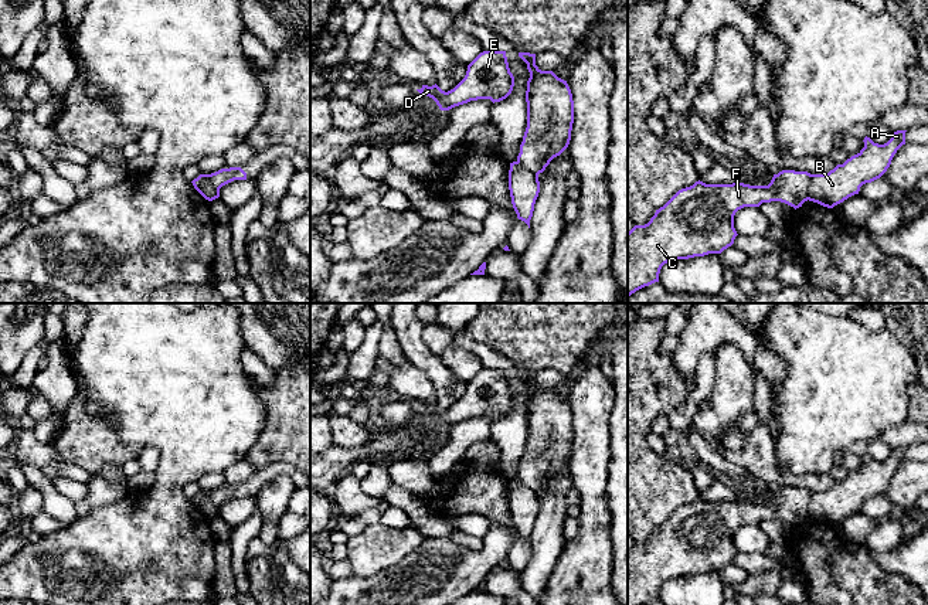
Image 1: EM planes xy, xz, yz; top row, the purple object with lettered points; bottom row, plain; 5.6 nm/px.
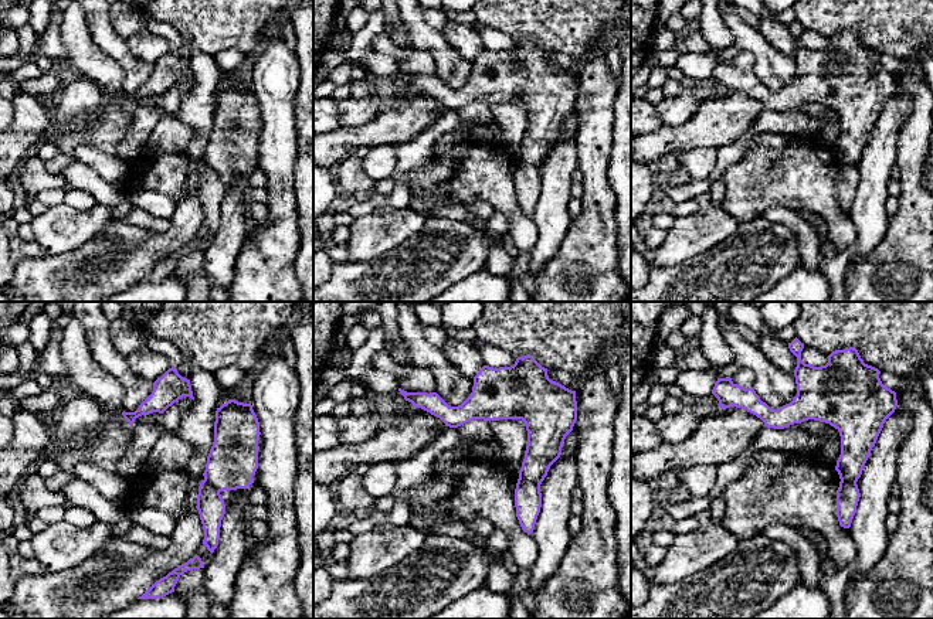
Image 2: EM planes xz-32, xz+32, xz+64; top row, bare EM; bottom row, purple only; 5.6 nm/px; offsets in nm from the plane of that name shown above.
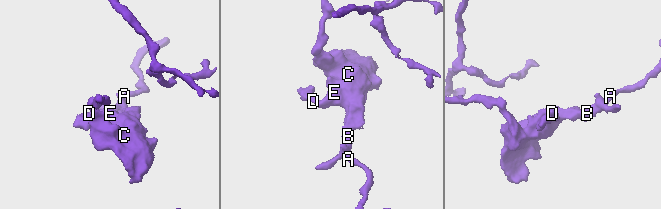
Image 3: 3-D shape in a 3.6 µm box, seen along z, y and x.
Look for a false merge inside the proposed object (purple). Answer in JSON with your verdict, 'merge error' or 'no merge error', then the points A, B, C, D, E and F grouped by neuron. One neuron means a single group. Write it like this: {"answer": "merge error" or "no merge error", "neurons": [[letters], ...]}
{"answer": "merge error", "neurons": [["A", "B"], ["C", "D", "E", "F"]]}

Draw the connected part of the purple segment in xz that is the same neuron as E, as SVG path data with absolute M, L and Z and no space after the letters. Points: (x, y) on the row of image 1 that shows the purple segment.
M483 51L468 65L465 78L453 89L445 92L435 84L417 91L432 98L441 111L449 111L477 99L500 102L511 94L513 86L506 51Z

